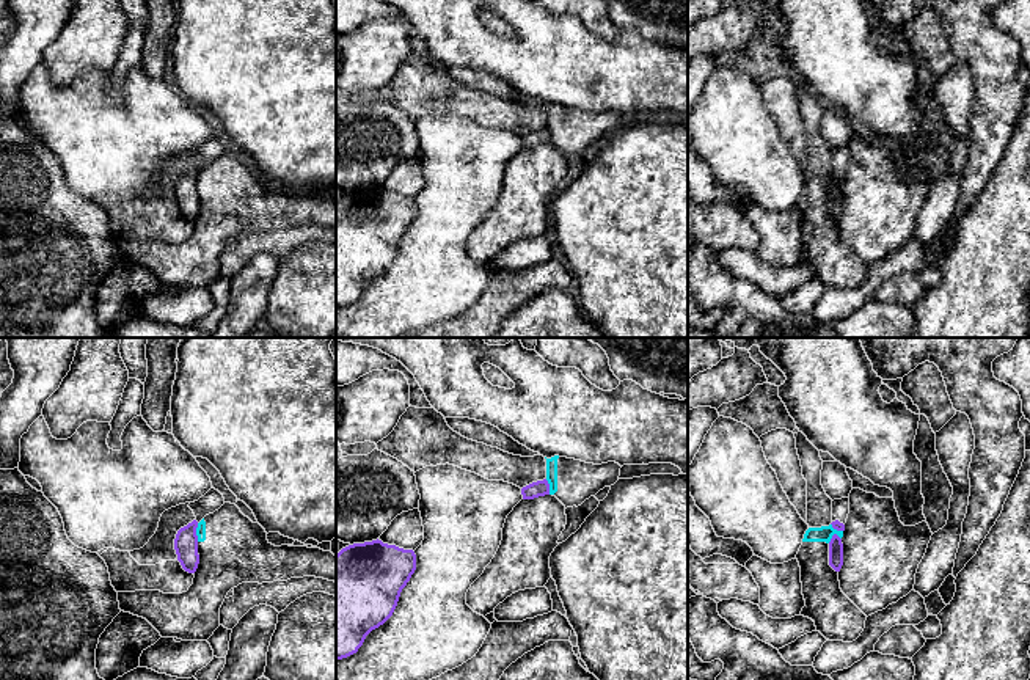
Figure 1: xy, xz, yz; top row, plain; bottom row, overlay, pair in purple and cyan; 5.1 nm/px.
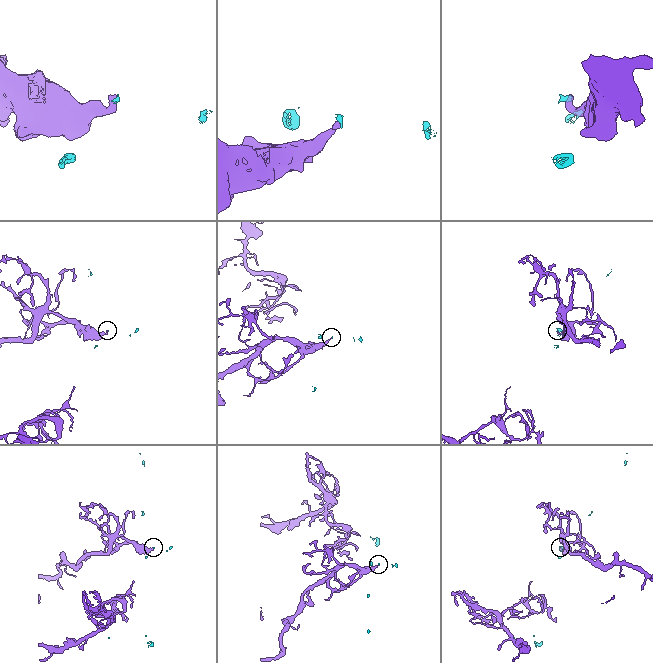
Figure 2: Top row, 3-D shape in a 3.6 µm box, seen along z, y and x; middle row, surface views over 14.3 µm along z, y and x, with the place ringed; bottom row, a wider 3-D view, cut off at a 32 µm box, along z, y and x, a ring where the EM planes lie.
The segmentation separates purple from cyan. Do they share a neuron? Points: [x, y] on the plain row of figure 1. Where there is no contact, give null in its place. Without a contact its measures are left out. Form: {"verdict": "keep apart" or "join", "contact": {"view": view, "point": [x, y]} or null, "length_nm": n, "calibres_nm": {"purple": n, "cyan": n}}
{"verdict": "keep apart", "contact": {"view": "yz", "point": [836, 182]}, "length_nm": 110, "calibres_nm": {"purple": 80, "cyan": 80}}

